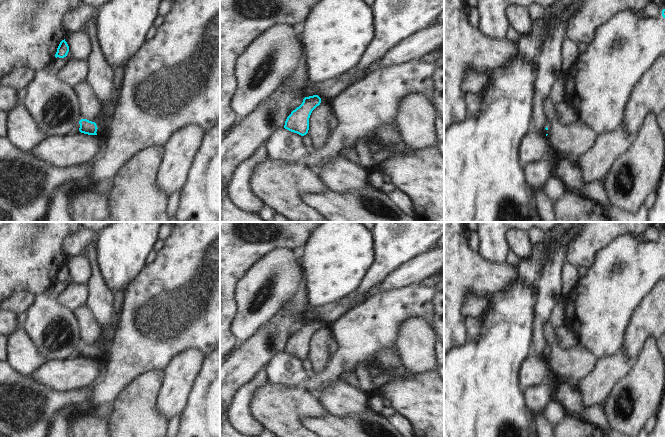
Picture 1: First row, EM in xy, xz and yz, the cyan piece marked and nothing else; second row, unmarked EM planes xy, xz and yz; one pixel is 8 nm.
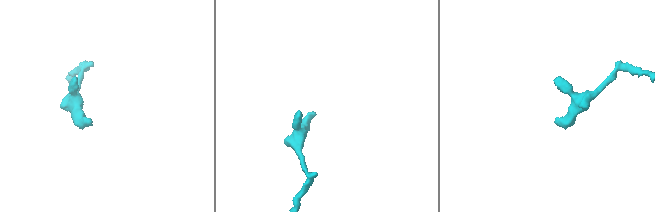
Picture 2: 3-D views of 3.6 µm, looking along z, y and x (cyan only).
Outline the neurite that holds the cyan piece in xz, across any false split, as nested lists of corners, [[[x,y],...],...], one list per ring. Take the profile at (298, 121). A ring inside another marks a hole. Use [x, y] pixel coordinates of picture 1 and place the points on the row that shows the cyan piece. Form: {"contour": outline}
{"contour": [[[318,95],[305,97],[302,104],[291,112],[285,121],[284,128],[304,136],[309,130],[309,118],[312,111],[319,105],[329,105],[330,100]]]}

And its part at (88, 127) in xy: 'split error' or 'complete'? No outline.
split error

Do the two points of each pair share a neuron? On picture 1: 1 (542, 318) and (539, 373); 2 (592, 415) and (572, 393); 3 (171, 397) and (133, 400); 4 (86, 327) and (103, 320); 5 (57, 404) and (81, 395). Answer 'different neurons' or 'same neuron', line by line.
1: different neurons
2: same neuron
3: different neurons
4: different neurons
5: same neuron

